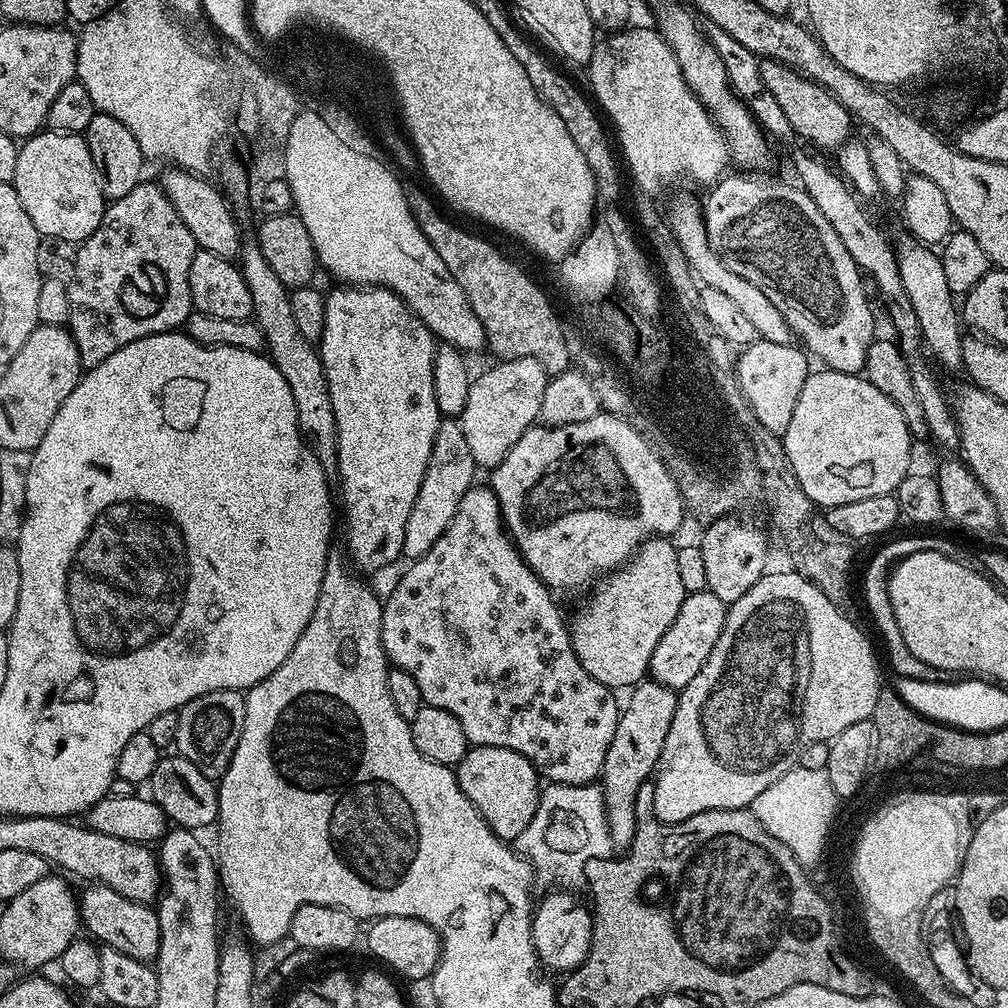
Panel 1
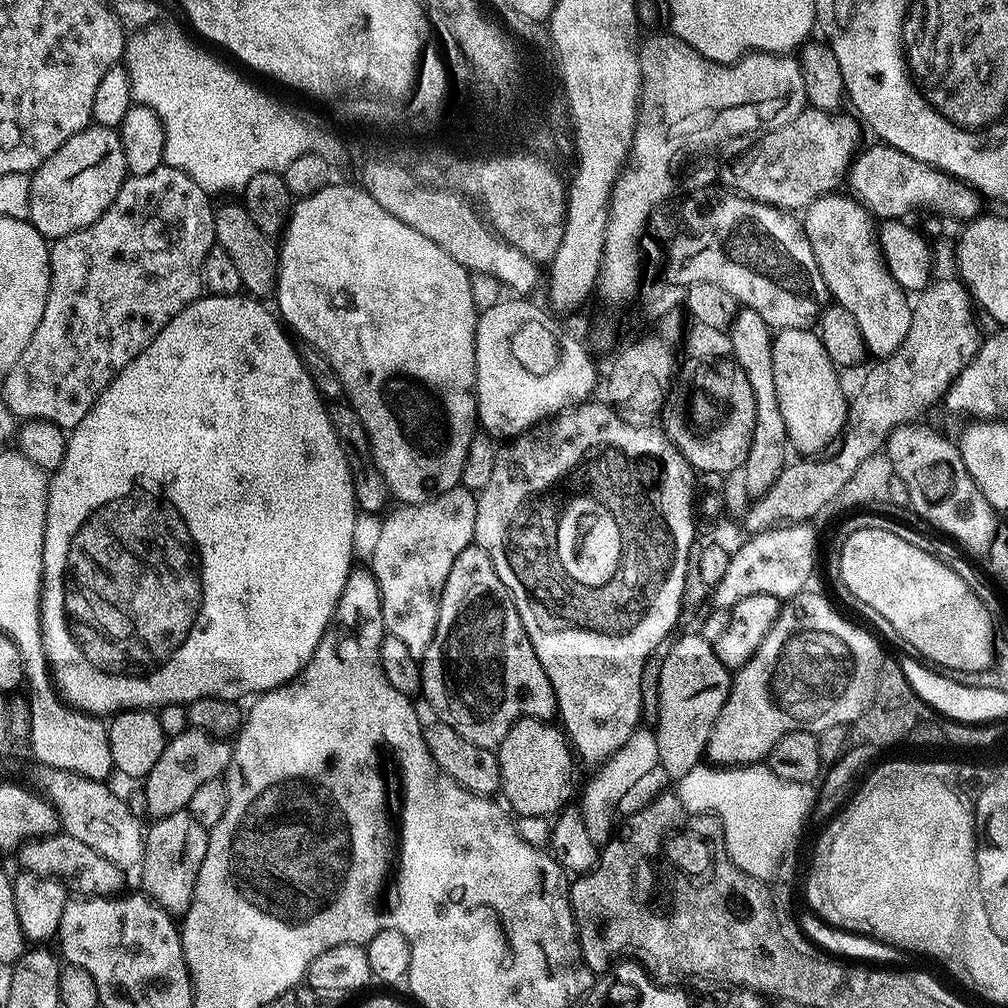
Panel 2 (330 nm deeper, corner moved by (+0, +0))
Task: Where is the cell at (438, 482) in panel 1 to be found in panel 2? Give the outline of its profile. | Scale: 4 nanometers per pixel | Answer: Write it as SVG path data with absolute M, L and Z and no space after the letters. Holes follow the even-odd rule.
M461 486L446 490L446 494L436 496L433 500L409 504L400 511L404 512L392 513L381 526L376 545L372 548L370 571L380 591L380 609L387 635L398 638L419 662L423 660L438 626L440 599L450 574L450 566L454 566L454 558L458 558L458 554L462 554L462 550L473 543L476 534L476 496Z

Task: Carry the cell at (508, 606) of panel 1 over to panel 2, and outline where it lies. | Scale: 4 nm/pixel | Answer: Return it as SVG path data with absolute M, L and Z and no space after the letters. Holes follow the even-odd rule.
M470 546L454 558L454 566L450 566L450 574L442 590L438 626L419 666L422 696L436 711L435 719L458 730L458 734L474 742L474 746L495 749L524 717L551 721L557 715L552 683L550 678L546 678L546 670L542 670L542 662L538 662L538 654L534 654L534 646L522 626L522 618L518 618L512 595L498 578L494 562L490 562L486 550L479 546Z

